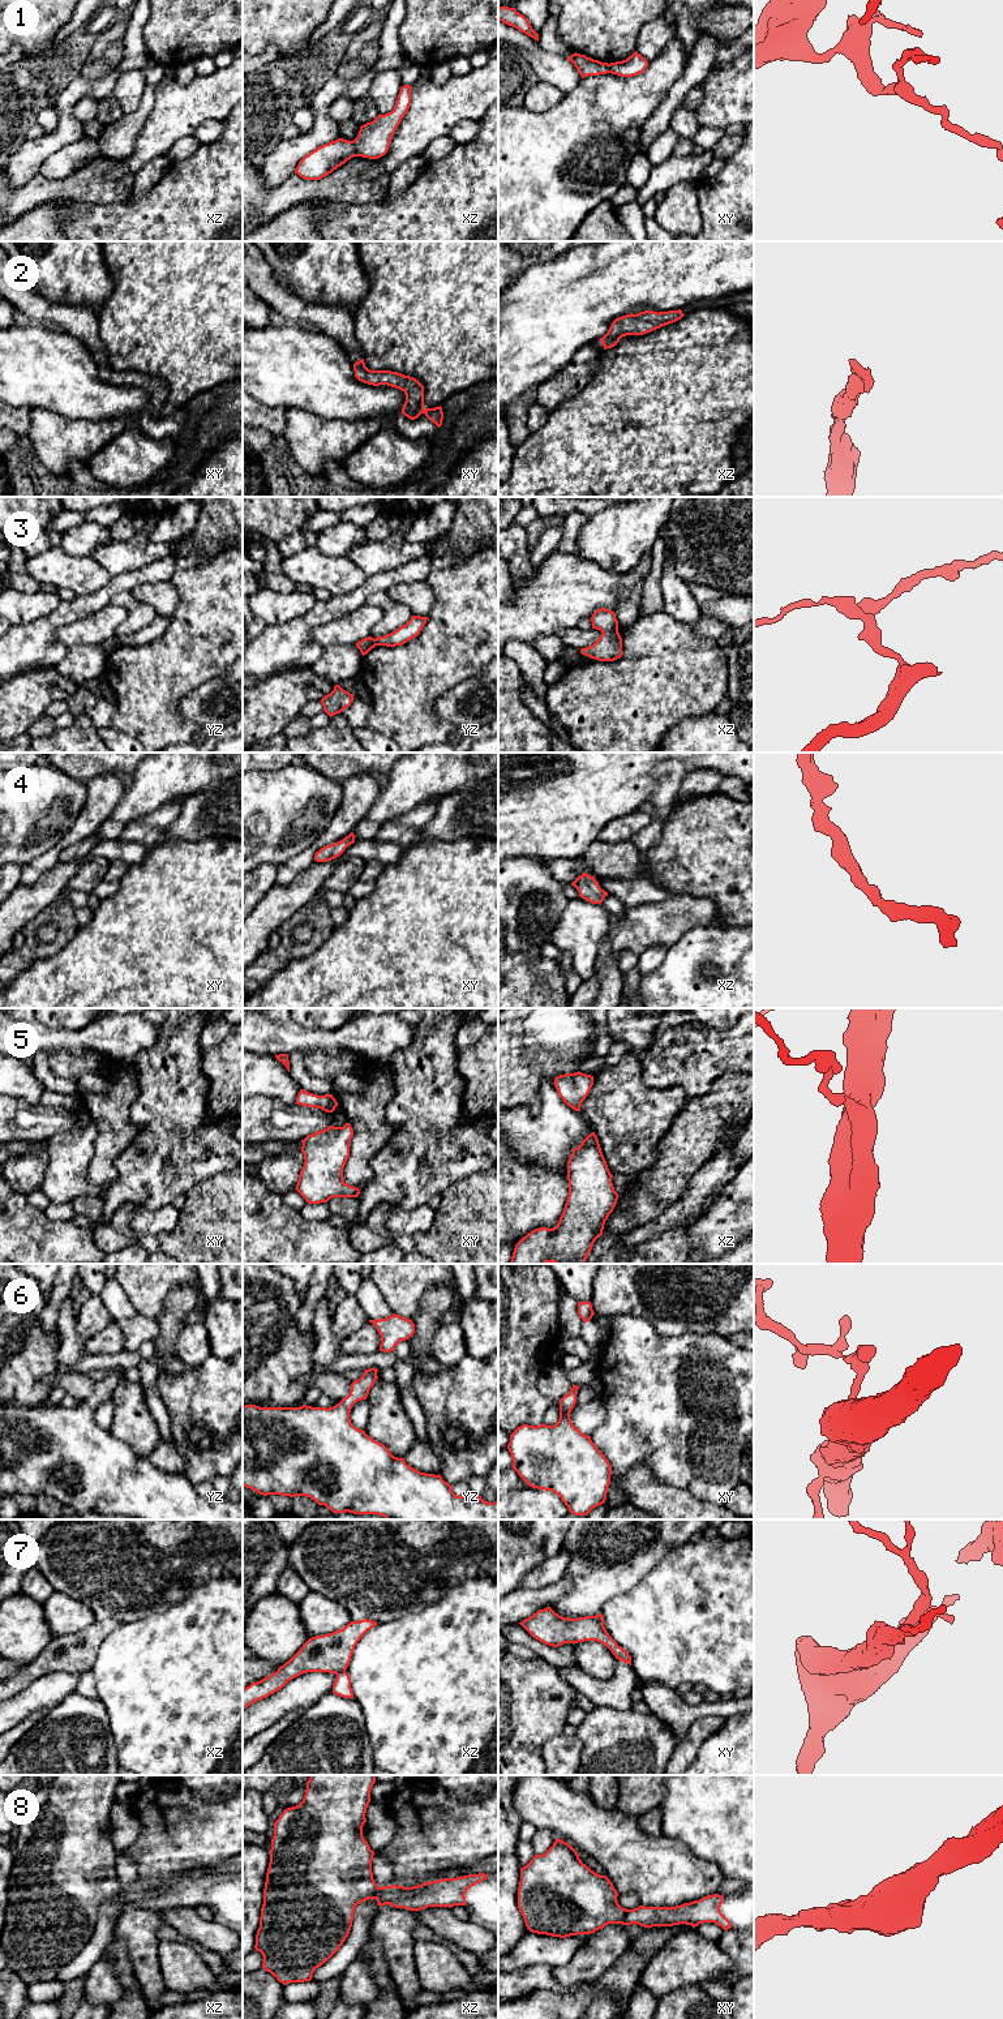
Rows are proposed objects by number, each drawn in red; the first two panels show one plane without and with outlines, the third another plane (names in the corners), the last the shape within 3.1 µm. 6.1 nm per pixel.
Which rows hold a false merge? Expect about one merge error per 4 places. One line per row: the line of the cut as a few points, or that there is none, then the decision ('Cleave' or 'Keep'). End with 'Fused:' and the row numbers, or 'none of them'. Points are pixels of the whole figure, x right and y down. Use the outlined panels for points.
1: Split along xz (352, 141), (356, 155). Cleave
2: No split. Keep
3: Split along xz (617, 628), (603, 633). Cleave
4: No split. Keep
5: No split. Keep
6: No split. Keep
7: Split along xz (344, 1670), (337, 1675). Cleave
8: No split. Keep
Fused: 1, 3, 7

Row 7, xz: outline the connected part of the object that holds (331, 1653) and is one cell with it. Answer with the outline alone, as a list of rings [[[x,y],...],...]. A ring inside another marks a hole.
[[[351,1621],[343,1629],[309,1638],[277,1672],[243,1688],[243,1710],[282,1689],[290,1680],[307,1672],[344,1672],[355,1646],[376,1621]]]

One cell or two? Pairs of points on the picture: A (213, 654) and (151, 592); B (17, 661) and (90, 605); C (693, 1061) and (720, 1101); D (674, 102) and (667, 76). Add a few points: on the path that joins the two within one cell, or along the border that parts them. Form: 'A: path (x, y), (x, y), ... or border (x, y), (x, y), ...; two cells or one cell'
A: border (171, 583), (178, 595), (176, 611), (172, 616); two cells
B: path (34, 643), (61, 616), (72, 611); one cell
C: border (737, 1071), (723, 1072), (704, 1094), (689, 1098); two cells
D: border (688, 60), (684, 73), (652, 111); two cells

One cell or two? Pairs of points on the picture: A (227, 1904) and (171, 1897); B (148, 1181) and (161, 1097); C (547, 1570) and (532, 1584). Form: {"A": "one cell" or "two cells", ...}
{"A": "one cell", "B": "one cell", "C": "one cell"}

